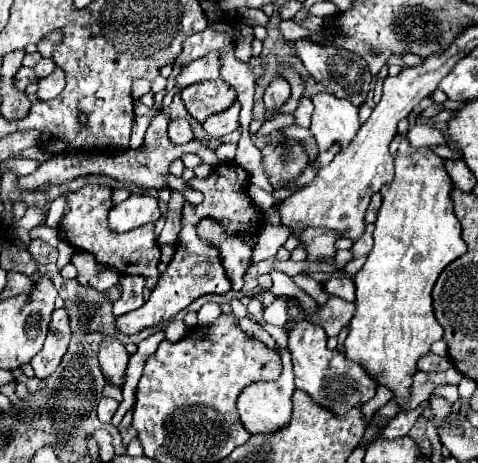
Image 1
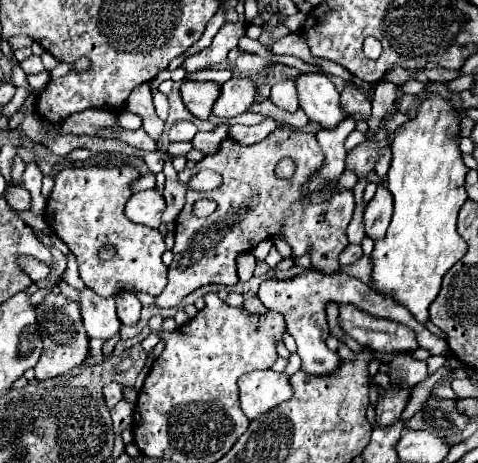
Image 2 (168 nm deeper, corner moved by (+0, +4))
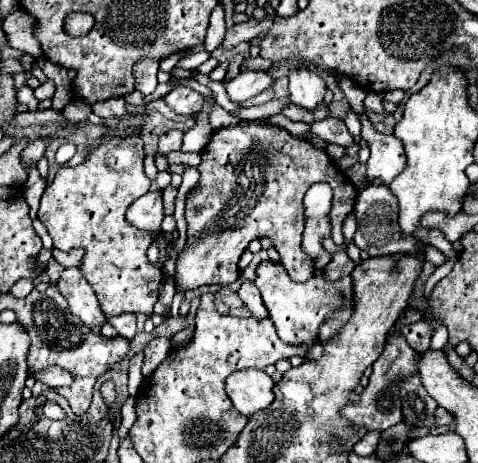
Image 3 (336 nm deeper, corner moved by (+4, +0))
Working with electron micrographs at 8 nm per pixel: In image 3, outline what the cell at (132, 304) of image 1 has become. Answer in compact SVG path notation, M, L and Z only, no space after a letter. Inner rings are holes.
M125 313L125 315L117 315L117 317L109 317L109 323L117 329L117 333L125 339L131 339L137 331L137 325L135 325L135 315L131 313Z

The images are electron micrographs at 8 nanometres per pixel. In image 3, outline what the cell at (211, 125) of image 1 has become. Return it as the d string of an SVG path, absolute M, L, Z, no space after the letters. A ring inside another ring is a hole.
M243 71L229 83L225 83L227 95L233 103L243 103L259 93L263 93L273 81L265 71Z

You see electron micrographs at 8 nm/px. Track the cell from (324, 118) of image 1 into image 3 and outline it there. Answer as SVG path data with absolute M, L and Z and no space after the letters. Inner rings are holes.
M297 69L293 73L289 73L289 99L291 103L307 109L307 111L315 111L317 105L323 103L325 97L325 81L307 71L307 69Z

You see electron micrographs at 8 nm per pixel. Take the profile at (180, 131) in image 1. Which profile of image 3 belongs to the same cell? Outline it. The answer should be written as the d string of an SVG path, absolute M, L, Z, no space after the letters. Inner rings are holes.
M177 129L167 131L159 139L159 153L161 155L167 155L169 151L179 151L181 149L181 143L183 143L183 131L177 131Z

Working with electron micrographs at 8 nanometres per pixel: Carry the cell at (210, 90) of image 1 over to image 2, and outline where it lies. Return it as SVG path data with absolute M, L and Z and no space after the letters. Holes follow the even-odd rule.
M185 81L181 85L181 99L185 107L199 119L207 119L213 101L219 97L219 85L213 81Z

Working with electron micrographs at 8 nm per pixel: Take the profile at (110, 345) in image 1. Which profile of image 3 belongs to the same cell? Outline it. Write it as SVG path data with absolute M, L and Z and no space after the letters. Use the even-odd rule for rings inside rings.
M77 267L65 269L57 287L67 299L71 313L77 315L89 329L97 331L107 323L107 317L101 311L91 285L85 281L85 277Z

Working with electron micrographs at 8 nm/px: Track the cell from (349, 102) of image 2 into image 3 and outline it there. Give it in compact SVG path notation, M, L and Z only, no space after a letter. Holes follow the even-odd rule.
M359 113L361 121L361 139L367 141L371 149L371 157L367 161L367 177L381 183L391 183L405 169L405 153L403 145L395 135L383 135L375 131L373 121Z

